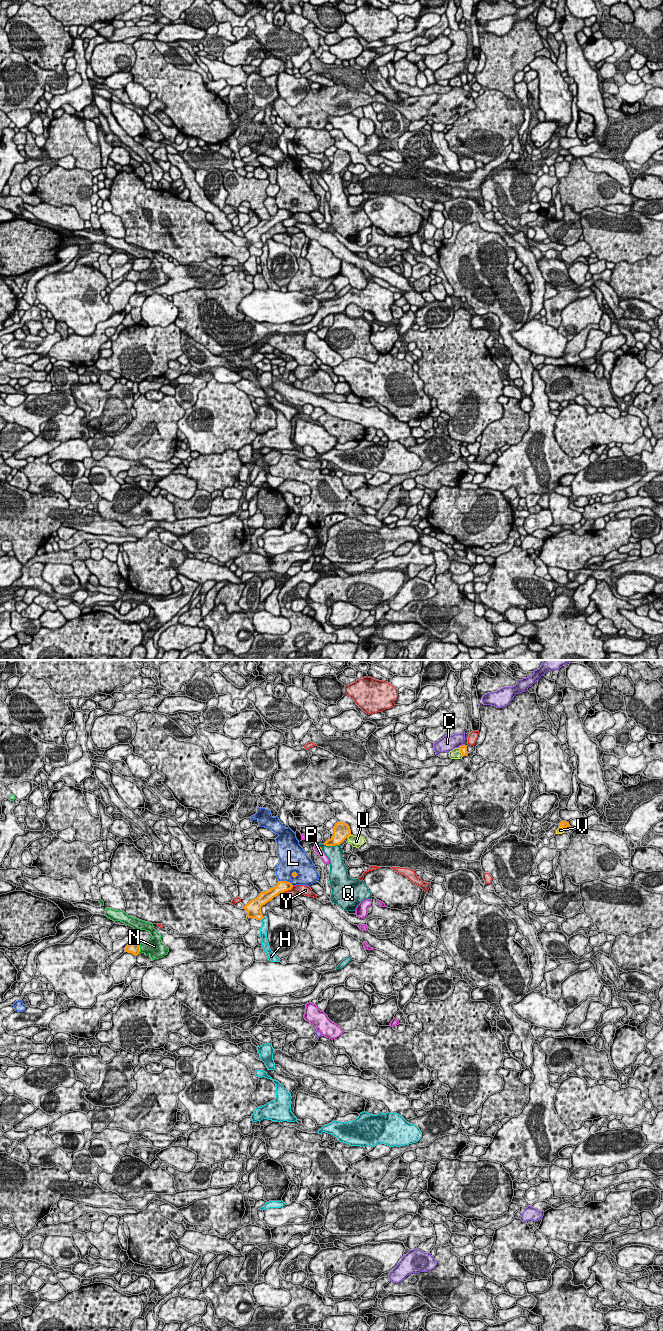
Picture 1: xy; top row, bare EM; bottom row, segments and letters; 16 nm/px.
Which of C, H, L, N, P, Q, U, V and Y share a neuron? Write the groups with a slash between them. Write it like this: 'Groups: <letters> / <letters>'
Groups: C / H / L / N / P / Q / U / V / Y

